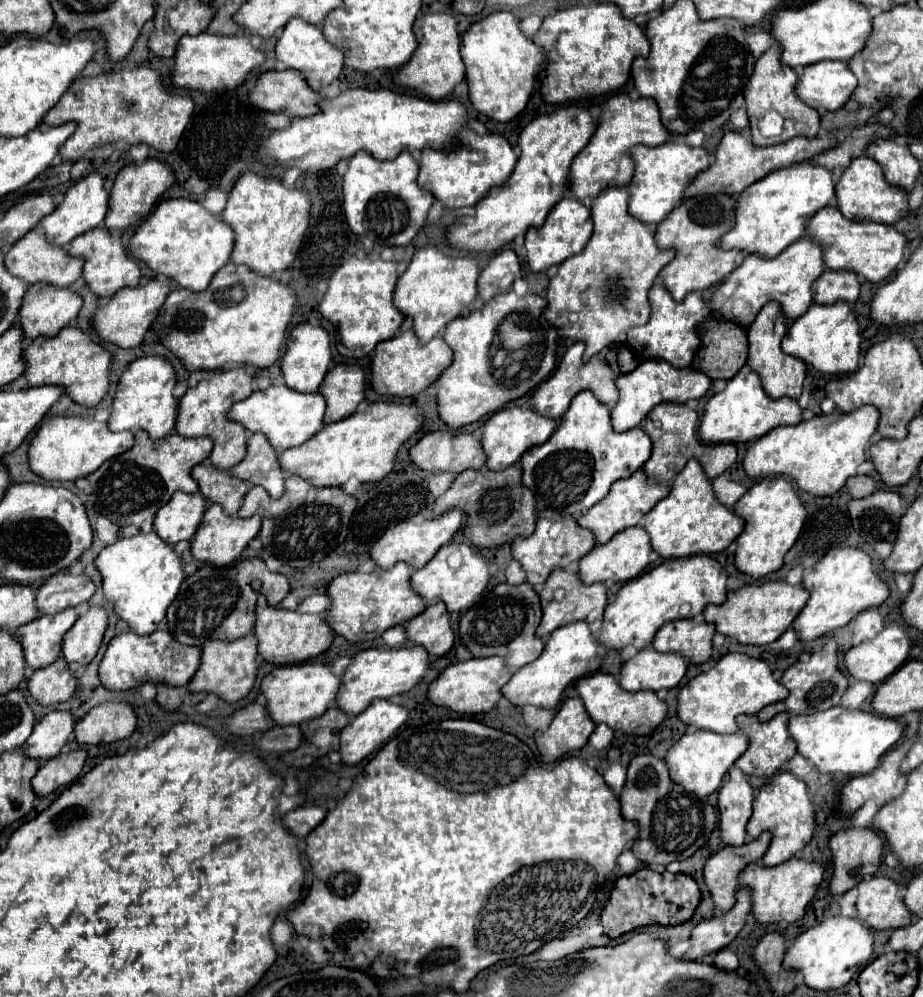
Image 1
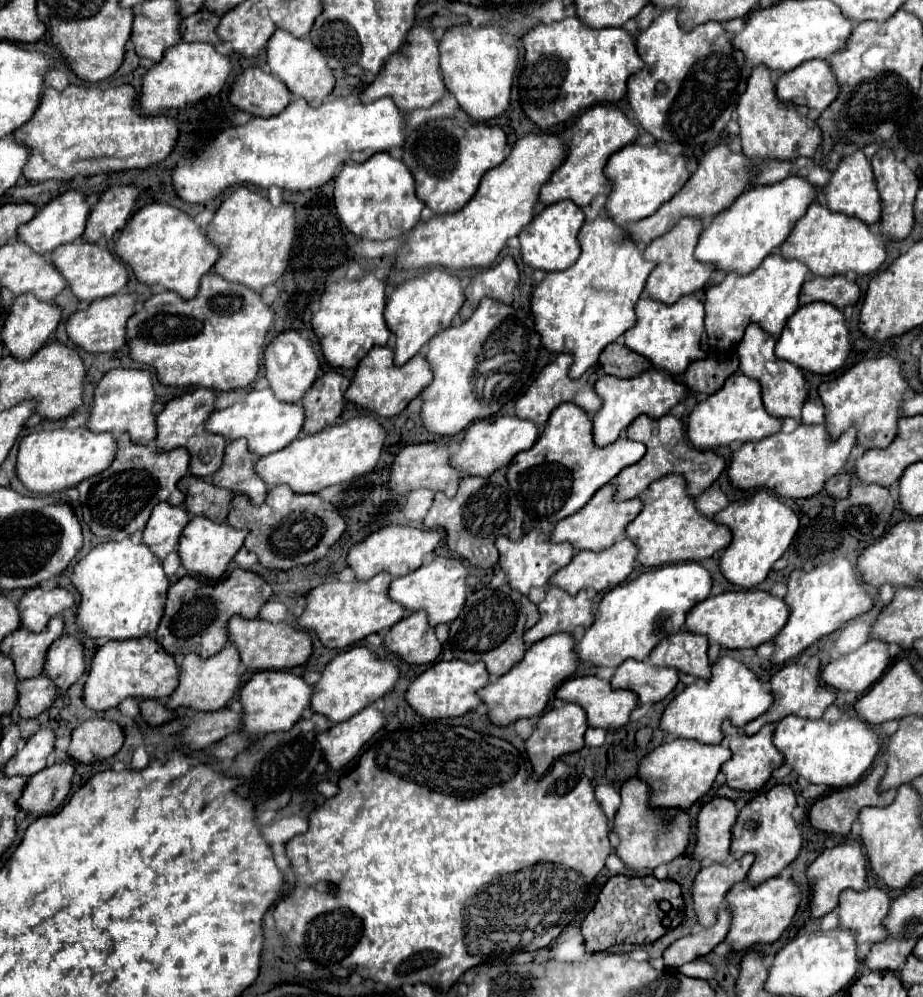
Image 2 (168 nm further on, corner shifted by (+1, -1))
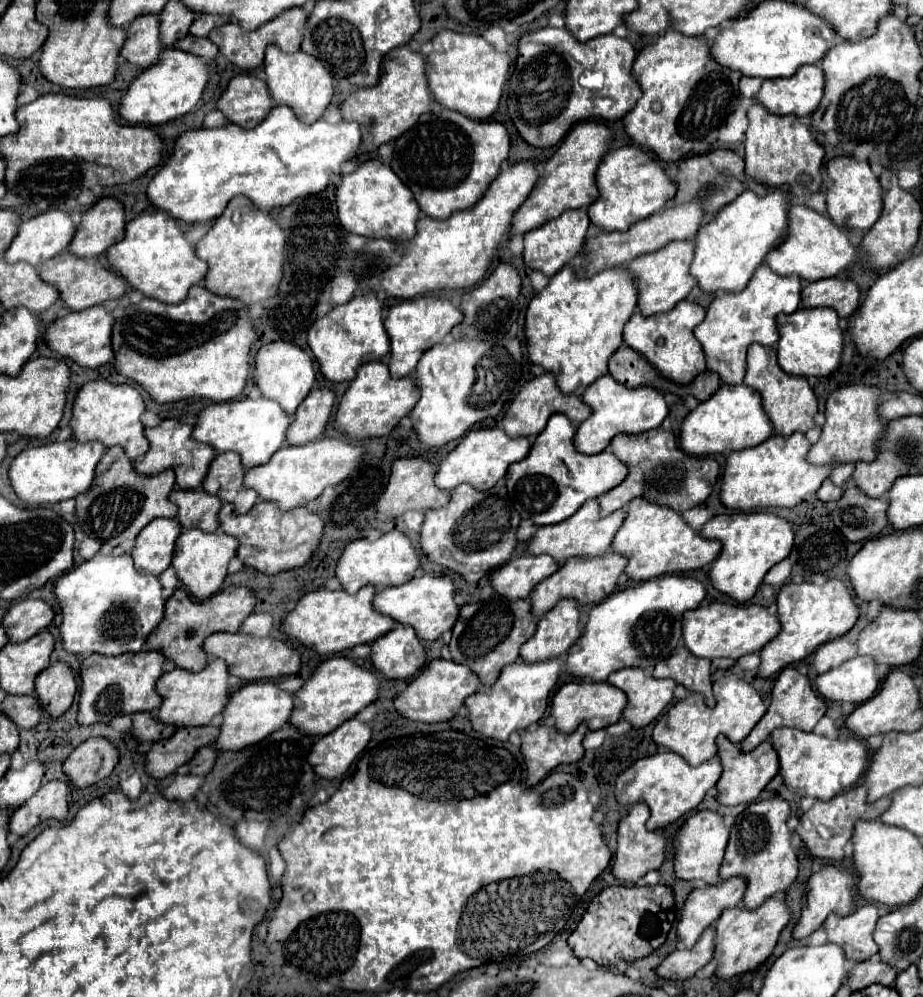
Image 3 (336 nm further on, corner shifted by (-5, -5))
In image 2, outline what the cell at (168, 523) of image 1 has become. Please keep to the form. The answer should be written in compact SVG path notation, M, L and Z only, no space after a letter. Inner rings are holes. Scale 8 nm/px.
M160 503L154 507L148 525L142 533L142 543L152 549L152 553L158 557L158 561L164 561L170 551L176 549L178 539L182 535L182 529L186 527L190 515L188 511L178 505L172 507L168 503Z

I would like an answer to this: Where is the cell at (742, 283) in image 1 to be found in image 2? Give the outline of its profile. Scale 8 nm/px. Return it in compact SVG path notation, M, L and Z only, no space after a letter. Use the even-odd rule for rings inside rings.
M772 253L768 255L760 267L744 277L738 277L730 273L722 283L710 287L706 291L706 319L704 327L708 333L708 345L712 355L726 355L730 349L734 349L742 335L744 329L750 323L758 323L766 333L772 337L778 337L780 331L784 329L784 323L788 317L800 307L798 295L802 289L802 283L810 277L810 271L804 263L800 261L786 261L782 255Z

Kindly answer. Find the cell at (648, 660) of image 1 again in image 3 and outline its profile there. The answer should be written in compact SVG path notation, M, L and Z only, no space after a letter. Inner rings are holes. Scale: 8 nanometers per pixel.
M640 667L620 669L620 671L616 671L608 677L608 683L626 693L628 705L626 705L626 711L624 711L624 719L630 721L632 727L646 727L650 721L654 721L668 707L668 703L672 701L674 687L676 687L674 679L654 679L652 675L648 675Z

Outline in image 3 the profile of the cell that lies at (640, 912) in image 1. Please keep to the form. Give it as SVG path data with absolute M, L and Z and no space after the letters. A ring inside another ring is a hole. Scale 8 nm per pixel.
M612 885L602 889L590 903L580 925L570 935L568 943L578 959L592 959L598 965L614 965L618 959L632 963L634 959L646 957L656 951L670 933L676 921L674 891L666 885L654 887L624 887Z

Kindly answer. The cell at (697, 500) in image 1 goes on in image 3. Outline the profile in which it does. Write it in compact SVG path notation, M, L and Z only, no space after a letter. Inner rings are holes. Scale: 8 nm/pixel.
M634 499L626 505L626 521L614 537L614 551L628 557L626 573L636 581L646 581L650 577L660 577L666 573L700 569L712 563L720 551L722 543L716 539L706 539L694 531L682 517L682 513L650 503L648 499Z

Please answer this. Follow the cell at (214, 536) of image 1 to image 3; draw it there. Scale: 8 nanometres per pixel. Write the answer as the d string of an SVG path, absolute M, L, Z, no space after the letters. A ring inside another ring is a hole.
M188 529L188 531L182 531L182 535L176 541L172 565L180 581L188 589L188 593L192 593L198 601L204 601L204 599L210 599L222 587L226 569L228 569L228 561L236 555L236 549L238 549L238 539L222 531L206 533L198 529Z

